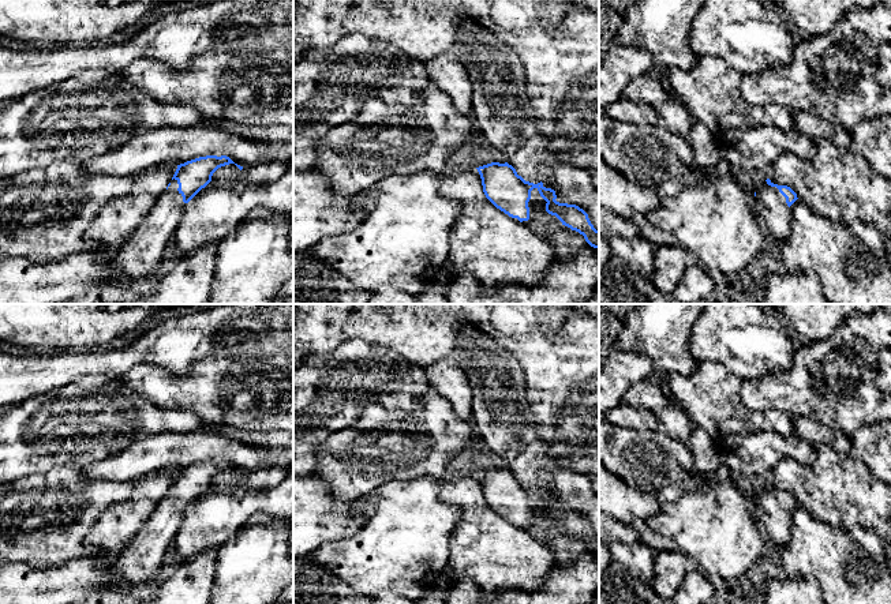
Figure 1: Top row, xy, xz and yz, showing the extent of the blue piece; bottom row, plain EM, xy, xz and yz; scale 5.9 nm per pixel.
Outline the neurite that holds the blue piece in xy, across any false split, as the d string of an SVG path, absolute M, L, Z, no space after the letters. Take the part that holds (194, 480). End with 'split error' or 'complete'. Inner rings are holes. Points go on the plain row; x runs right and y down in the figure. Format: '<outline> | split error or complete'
M206 461L177 470L172 487L149 521L117 555L112 569L112 584L123 579L130 588L138 586L151 581L166 567L183 511L211 487L218 473L229 469L235 468L227 461Z | split error

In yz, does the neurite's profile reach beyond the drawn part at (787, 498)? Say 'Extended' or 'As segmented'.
Extended

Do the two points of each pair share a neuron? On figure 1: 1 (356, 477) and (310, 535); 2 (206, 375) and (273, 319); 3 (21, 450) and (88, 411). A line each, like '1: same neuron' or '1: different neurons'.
1: different neurons
2: different neurons
3: same neuron

